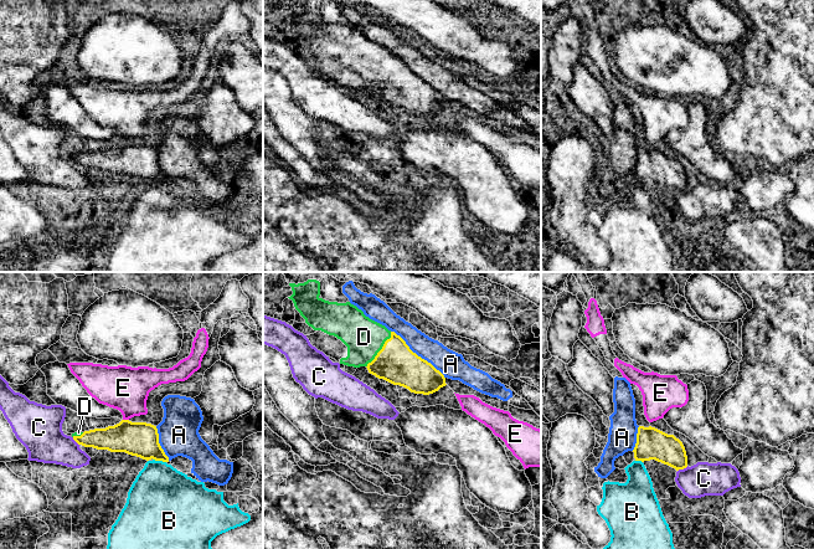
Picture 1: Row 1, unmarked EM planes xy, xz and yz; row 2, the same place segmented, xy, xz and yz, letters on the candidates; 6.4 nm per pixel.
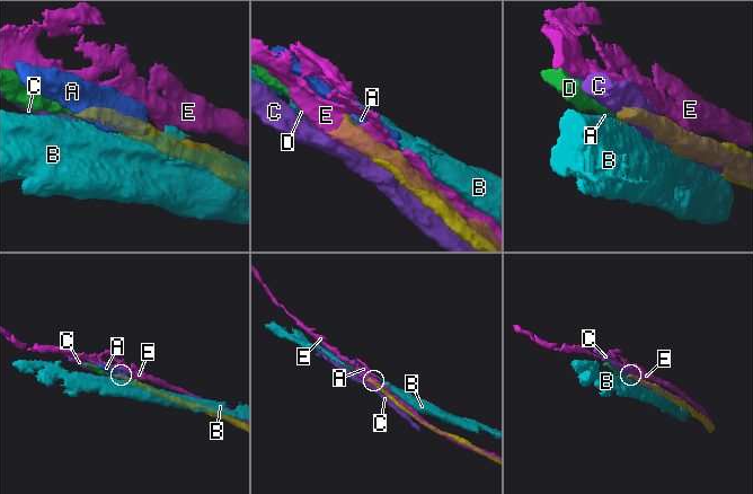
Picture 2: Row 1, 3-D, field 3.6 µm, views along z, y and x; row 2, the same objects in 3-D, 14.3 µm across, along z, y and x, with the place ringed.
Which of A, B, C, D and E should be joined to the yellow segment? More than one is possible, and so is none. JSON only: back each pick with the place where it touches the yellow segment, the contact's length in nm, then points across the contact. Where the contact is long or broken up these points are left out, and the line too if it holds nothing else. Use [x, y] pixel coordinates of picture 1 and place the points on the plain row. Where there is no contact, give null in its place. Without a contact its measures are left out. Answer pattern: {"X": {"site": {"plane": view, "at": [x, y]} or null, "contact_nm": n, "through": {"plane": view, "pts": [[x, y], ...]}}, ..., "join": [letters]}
{"D": {"site": {"plane": "xz", "at": [381, 71]}, "contact_nm": 280, "through": {"plane": "xz", "pts": [[396, 85], [381, 71], [372, 67], [364, 58]]}}, "join": ["D"]}

